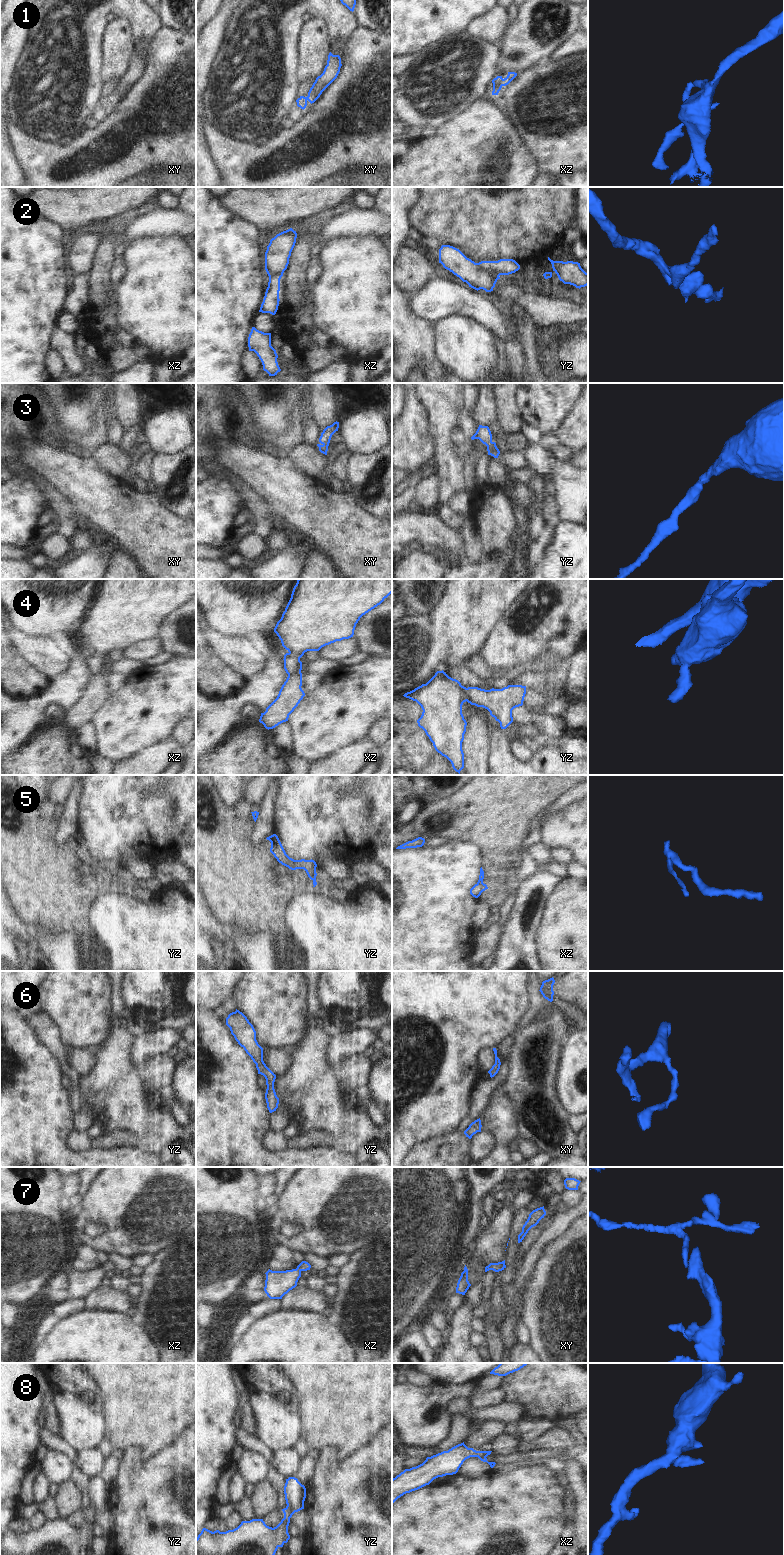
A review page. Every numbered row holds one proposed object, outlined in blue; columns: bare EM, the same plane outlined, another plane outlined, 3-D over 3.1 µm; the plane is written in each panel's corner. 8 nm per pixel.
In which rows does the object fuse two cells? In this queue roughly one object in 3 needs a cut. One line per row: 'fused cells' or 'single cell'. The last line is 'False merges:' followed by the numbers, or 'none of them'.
1: single cell
2: fused cells
3: single cell
4: single cell
5: single cell
6: single cell
7: single cell
8: single cell
False merges: 2

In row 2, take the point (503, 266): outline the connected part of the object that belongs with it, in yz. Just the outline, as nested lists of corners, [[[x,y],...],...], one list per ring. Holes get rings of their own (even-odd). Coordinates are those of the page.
[[[500,259],[498,261],[481,261],[479,267],[498,276],[509,275],[520,269],[520,265],[513,259]]]

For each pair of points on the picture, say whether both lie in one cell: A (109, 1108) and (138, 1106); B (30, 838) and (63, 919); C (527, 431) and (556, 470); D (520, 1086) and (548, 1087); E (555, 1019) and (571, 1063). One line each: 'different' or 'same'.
A: same
B: same
C: different
D: same
E: different

